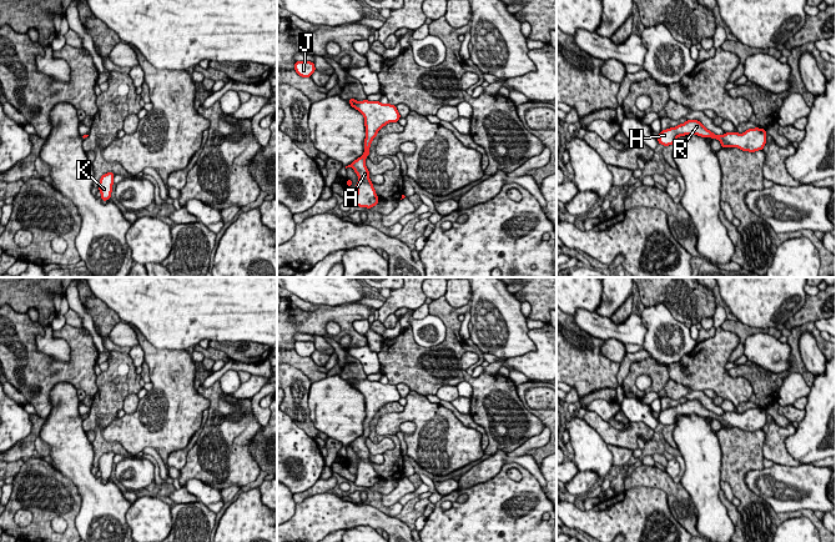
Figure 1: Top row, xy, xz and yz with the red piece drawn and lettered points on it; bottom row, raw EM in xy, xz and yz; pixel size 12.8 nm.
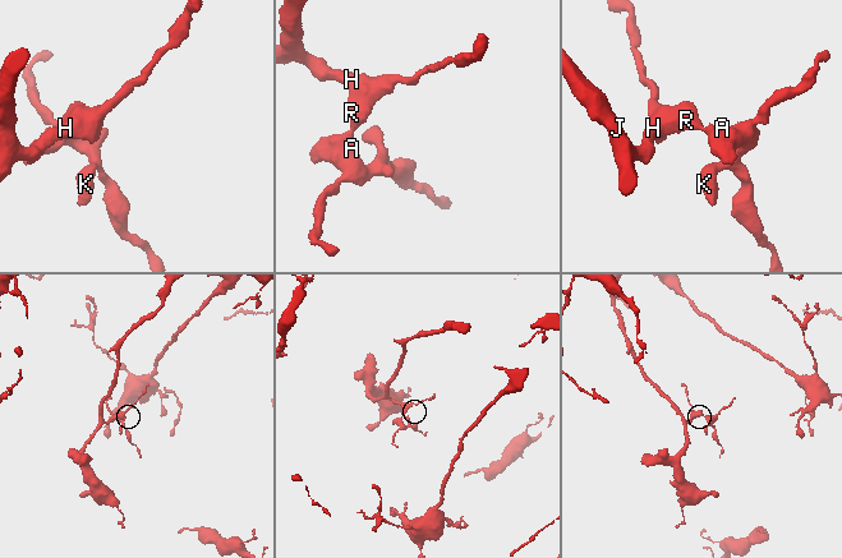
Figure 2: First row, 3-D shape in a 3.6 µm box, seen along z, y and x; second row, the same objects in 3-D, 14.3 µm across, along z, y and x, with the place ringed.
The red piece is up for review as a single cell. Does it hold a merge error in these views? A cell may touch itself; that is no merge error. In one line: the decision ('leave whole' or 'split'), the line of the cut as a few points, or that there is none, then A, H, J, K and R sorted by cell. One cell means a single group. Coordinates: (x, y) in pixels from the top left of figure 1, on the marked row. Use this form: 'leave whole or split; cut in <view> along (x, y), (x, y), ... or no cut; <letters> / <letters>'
leave whole; no cut; A H J K R

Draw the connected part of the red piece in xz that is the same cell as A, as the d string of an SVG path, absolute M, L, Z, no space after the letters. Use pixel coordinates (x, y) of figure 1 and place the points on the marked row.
M349 99L348 102L364 117L366 139L363 155L346 166L346 169L352 167L358 176L356 201L353 204L359 207L371 209L376 206L379 200L373 187L373 182L369 180L369 170L367 169L364 160L369 155L371 142L378 135L378 131L389 122L398 122L401 115L397 106L391 104L368 100L357 101L354 99Z

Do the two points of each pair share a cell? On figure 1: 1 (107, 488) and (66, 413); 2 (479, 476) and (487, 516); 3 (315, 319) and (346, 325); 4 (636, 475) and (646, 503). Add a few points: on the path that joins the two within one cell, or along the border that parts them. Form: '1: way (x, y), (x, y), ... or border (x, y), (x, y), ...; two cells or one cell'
1: way (86, 476), (74, 461), (66, 435); one cell
2: border (504, 465), (492, 477), (472, 486), (458, 488); two cells
3: way (322, 317), (338, 317); one cell
4: border (625, 490), (639, 486), (658, 487), (668, 497); two cells

